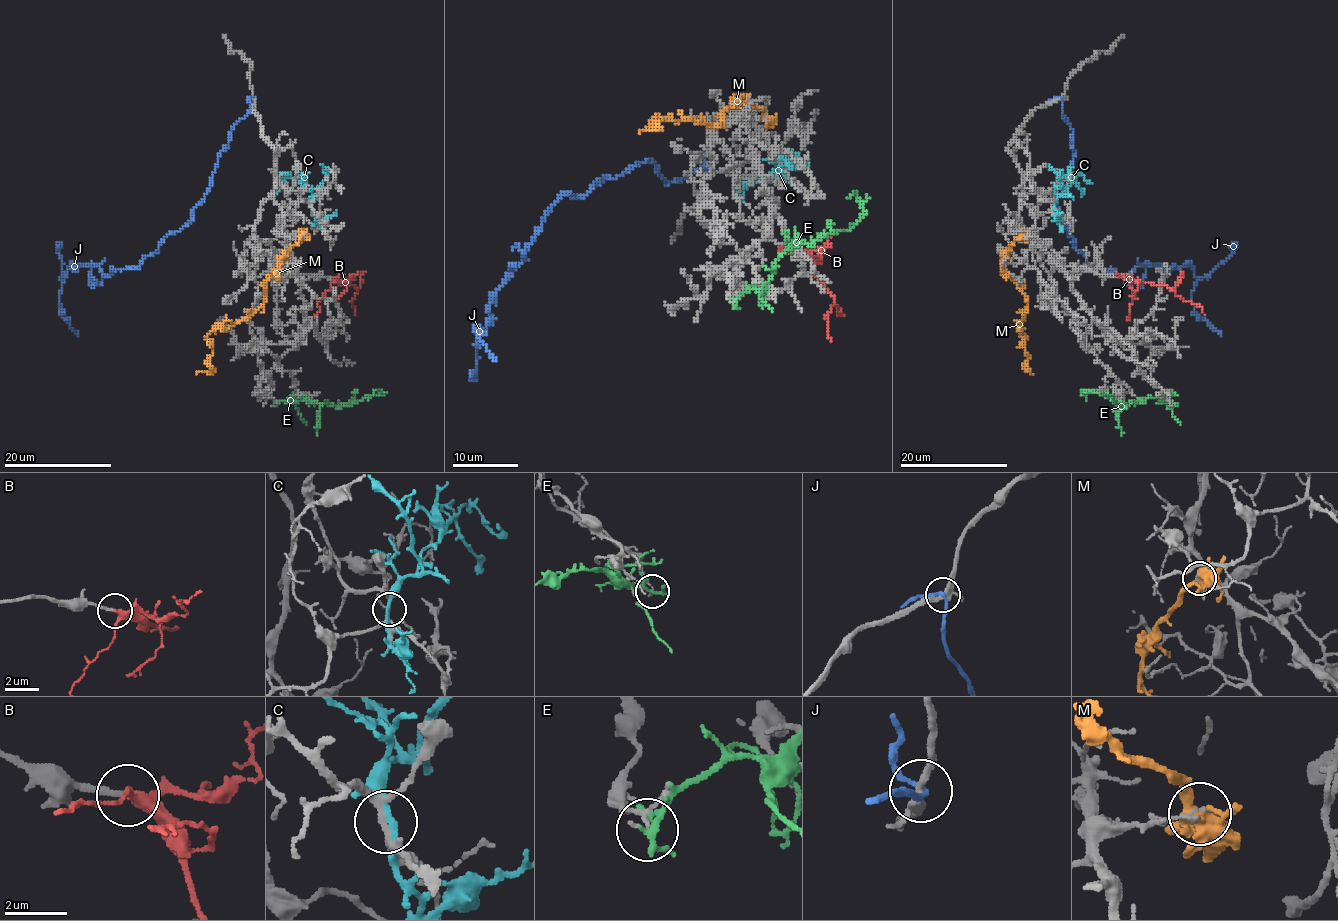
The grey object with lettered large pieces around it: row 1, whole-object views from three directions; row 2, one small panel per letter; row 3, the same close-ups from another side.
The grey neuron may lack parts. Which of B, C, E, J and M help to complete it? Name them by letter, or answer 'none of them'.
B

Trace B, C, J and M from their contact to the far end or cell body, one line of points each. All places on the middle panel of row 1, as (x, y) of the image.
B: (802, 251), (833, 300), (827, 316), (830, 342)
C: (778, 158), (779, 169), (742, 189), (740, 204)
J: (708, 168), (667, 182), (648, 160), (583, 195), (565, 192), (488, 322), (474, 326), (497, 361)
M: (768, 117), (737, 95), (723, 113), (721, 126), (690, 117), (653, 117), (656, 127), (638, 130)

